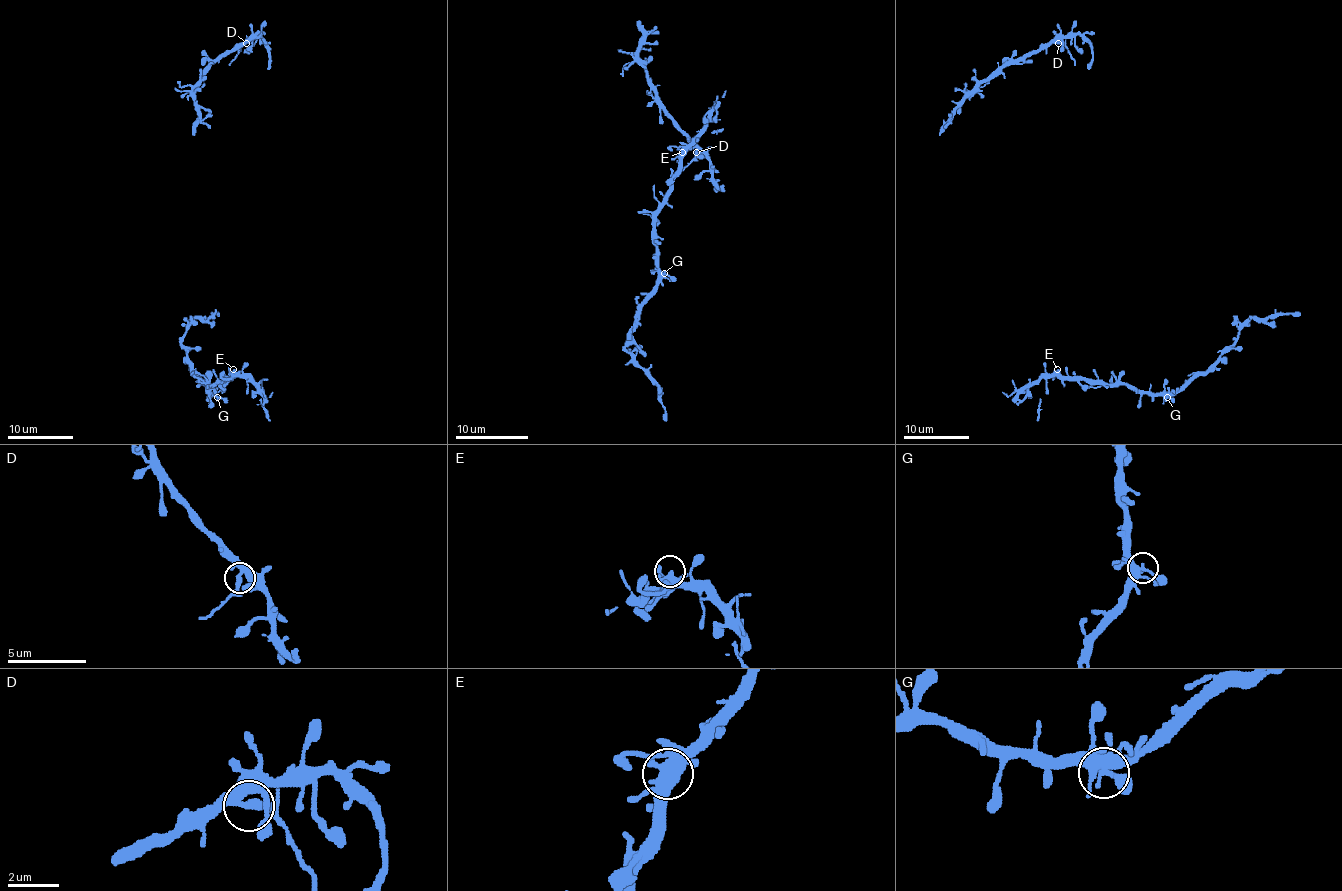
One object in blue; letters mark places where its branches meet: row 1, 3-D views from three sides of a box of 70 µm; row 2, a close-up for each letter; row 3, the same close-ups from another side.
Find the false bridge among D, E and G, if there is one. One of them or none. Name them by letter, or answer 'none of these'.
D

